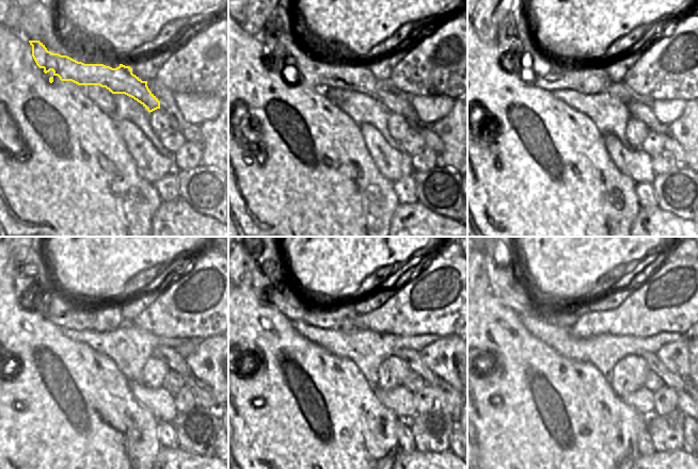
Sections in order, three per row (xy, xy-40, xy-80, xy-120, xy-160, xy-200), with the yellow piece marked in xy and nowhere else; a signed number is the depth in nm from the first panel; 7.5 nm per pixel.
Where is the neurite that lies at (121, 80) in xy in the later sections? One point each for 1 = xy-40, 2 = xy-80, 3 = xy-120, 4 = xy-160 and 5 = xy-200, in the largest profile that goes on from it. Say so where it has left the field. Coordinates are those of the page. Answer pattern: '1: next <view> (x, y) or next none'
1: next xy-40 (312, 71)
2: next xy-80 (520, 52)
3: next xy-120 (34, 286)
4: next xy-160 (270, 282)
5: next xy-200 (506, 281)

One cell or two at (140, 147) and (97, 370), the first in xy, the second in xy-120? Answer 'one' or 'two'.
two

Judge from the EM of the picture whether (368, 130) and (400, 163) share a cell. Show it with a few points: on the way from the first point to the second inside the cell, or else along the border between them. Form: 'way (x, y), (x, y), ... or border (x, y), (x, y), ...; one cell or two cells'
way (373, 139), (392, 158); one cell

